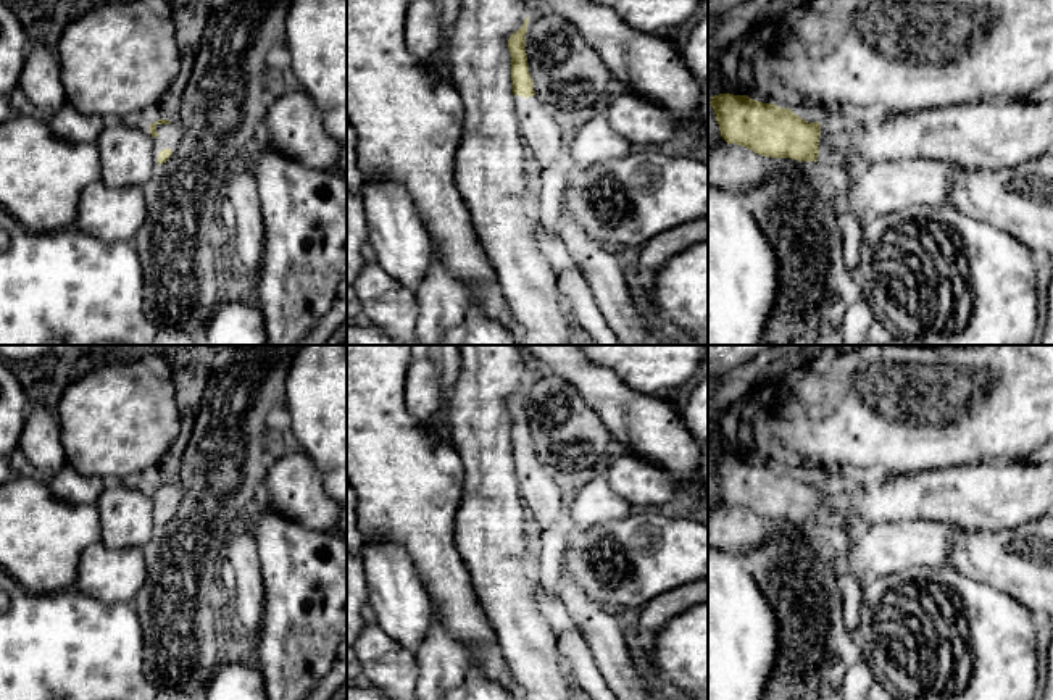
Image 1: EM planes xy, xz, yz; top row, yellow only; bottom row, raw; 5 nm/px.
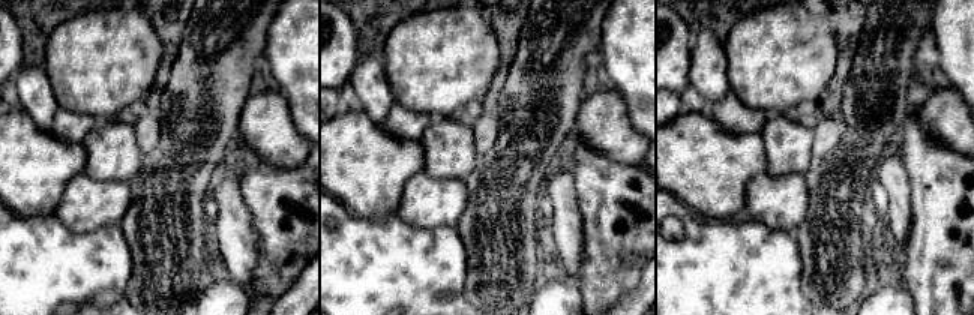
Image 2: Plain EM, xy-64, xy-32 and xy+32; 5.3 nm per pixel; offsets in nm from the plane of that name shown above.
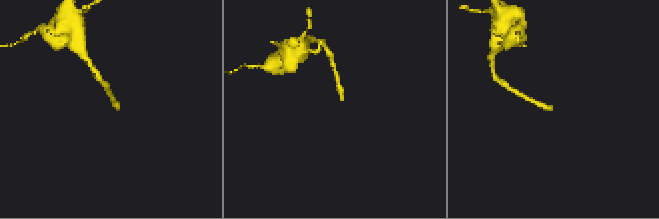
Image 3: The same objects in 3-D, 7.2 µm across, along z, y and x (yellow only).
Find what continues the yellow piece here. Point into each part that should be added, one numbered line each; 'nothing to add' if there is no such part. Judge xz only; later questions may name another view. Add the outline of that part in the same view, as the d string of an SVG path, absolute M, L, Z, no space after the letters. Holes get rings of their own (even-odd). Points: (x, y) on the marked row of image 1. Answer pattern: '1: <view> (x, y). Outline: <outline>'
1: xz (541, 133). Outline: M514 95L516 116L526 147L534 155L532 169L535 174L551 166L566 150L568 142L563 132L537 95Z

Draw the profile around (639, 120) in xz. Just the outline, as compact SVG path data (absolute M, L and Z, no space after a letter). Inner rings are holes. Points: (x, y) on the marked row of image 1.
M619 87L603 103L610 126L631 144L666 144L682 129L669 110Z

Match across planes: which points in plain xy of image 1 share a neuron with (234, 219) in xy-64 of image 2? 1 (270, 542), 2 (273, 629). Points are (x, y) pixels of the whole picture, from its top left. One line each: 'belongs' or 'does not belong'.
1: does not belong
2: does not belong

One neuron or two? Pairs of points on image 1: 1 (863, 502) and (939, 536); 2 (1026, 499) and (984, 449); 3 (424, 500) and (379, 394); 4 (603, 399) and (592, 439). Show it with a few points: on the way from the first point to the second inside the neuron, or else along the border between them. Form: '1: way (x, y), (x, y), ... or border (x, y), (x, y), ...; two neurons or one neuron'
1: border (940, 521), (897, 520), (876, 523), (866, 529); two neurons
2: border (1015, 460), (979, 462), (958, 466); two neurons
3: way (407, 474), (379, 445), (379, 420); one neuron
4: border (576, 387), (616, 445); two neurons

